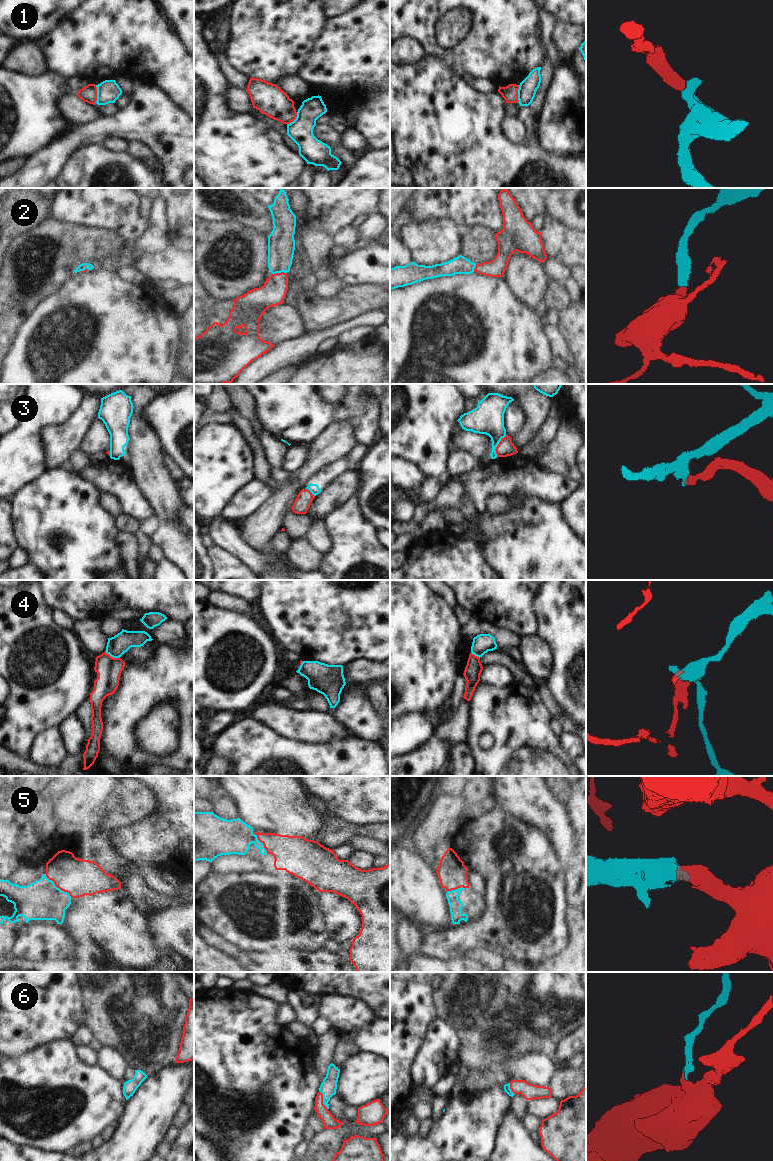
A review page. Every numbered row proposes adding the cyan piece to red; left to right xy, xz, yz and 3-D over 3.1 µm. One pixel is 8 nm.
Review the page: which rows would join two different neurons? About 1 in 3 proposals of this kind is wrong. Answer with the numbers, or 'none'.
1, 3, 4

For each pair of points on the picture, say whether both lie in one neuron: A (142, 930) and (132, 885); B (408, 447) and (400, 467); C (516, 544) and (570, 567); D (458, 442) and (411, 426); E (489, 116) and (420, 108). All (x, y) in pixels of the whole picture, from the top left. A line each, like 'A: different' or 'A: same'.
A: different
B: different
C: same
D: different
E: same

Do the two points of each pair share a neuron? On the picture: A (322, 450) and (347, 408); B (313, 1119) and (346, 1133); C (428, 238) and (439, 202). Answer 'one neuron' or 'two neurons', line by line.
A: two neurons
B: two neurons
C: two neurons

